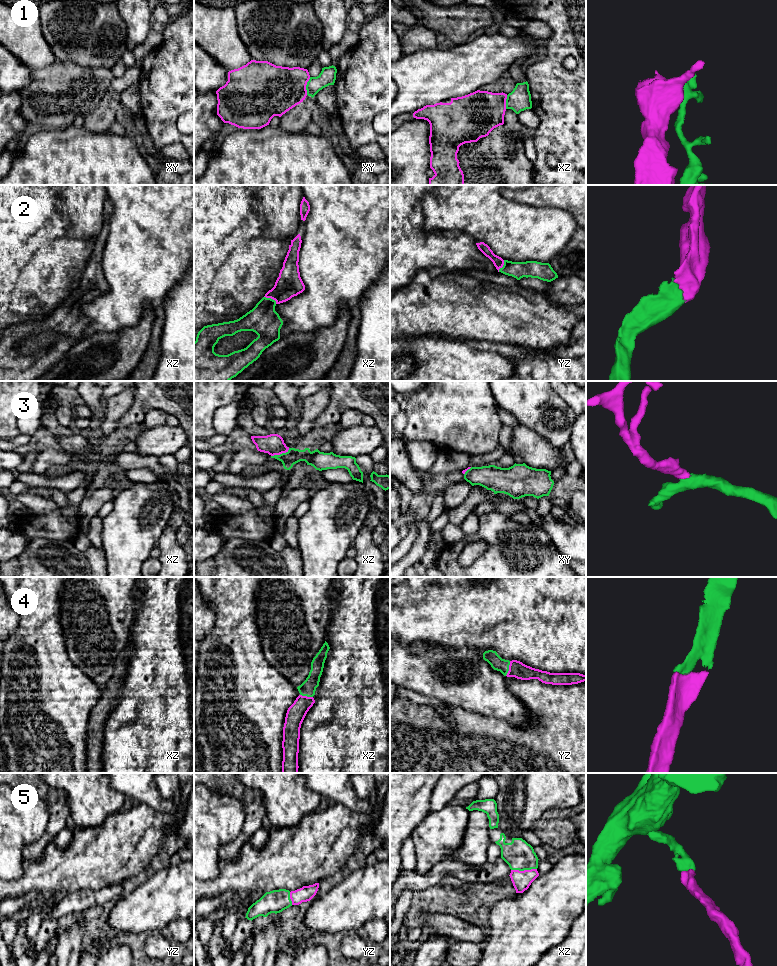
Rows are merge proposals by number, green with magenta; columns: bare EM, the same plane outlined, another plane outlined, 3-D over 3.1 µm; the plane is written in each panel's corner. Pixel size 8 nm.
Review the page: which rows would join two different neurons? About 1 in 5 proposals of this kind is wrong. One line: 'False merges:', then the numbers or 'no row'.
False merges: 1

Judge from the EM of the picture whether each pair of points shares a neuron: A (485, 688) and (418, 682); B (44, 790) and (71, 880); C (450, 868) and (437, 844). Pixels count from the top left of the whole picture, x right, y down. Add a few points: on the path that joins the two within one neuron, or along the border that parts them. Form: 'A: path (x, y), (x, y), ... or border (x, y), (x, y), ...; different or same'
A: path (468, 686), (443, 686), (439, 682), (435, 682); same
B: border (51, 843), (44, 851); different
C: border (447, 857), (438, 861), (426, 873); different

